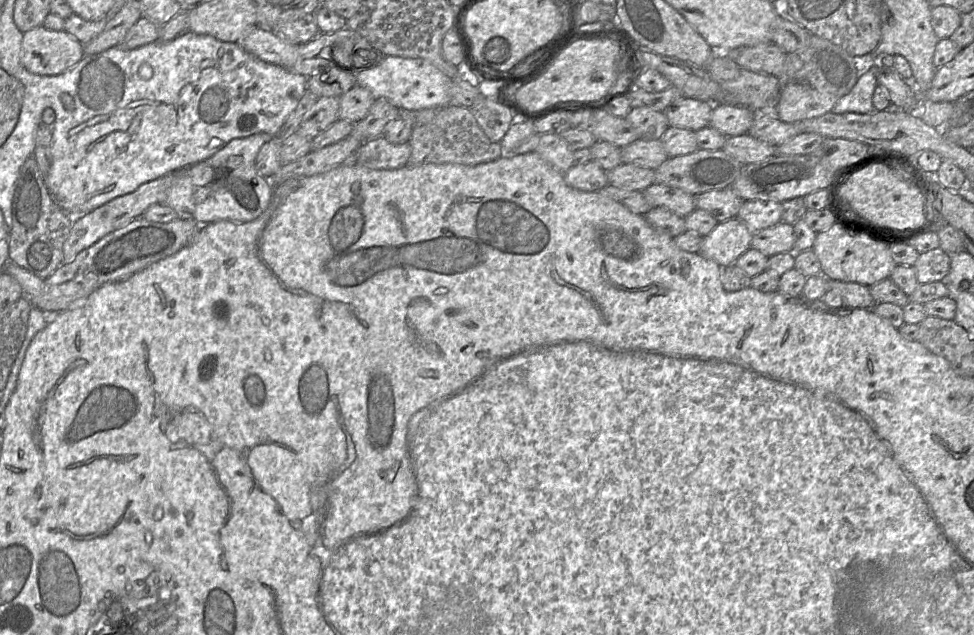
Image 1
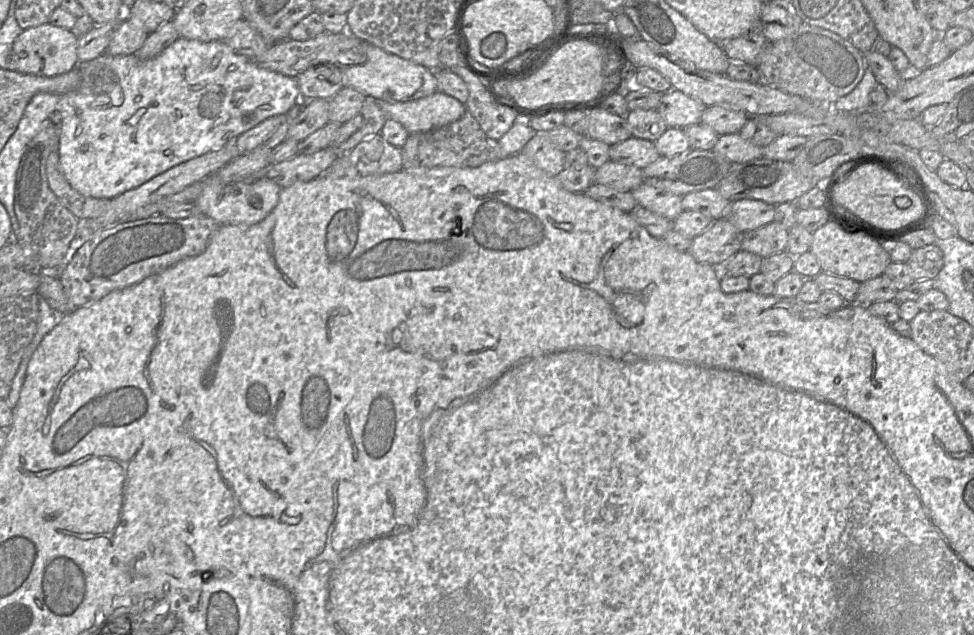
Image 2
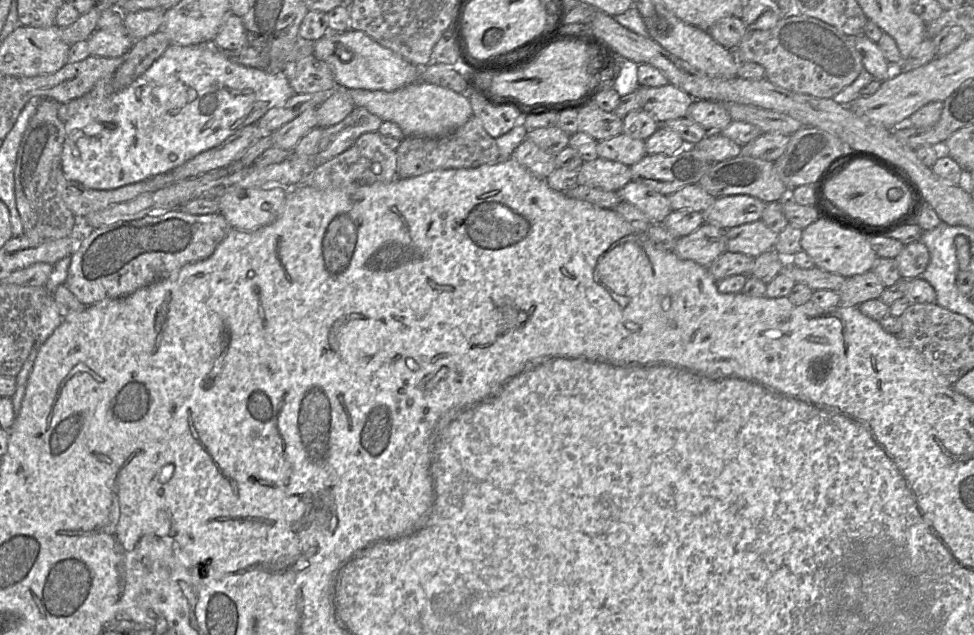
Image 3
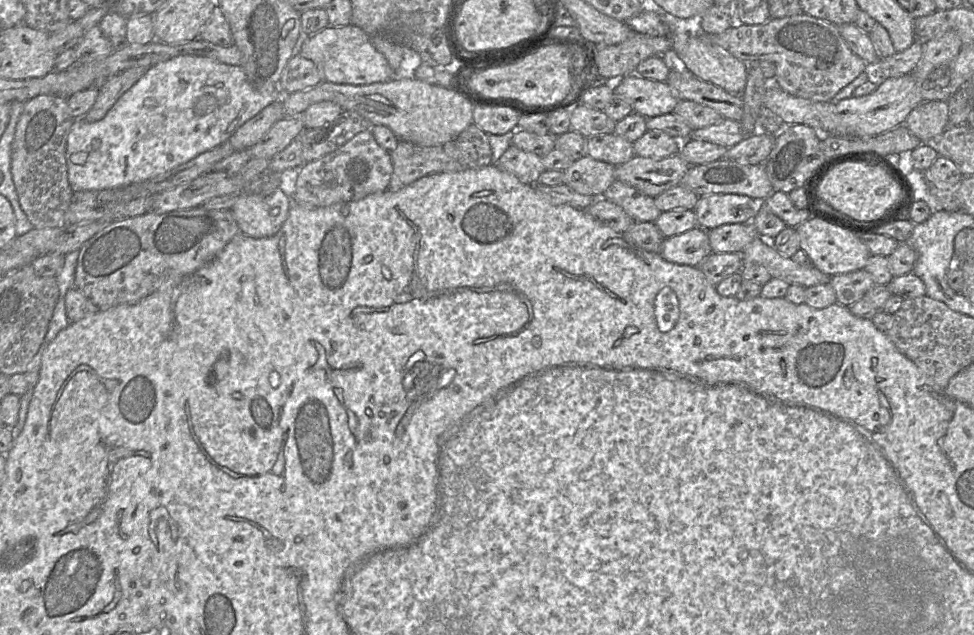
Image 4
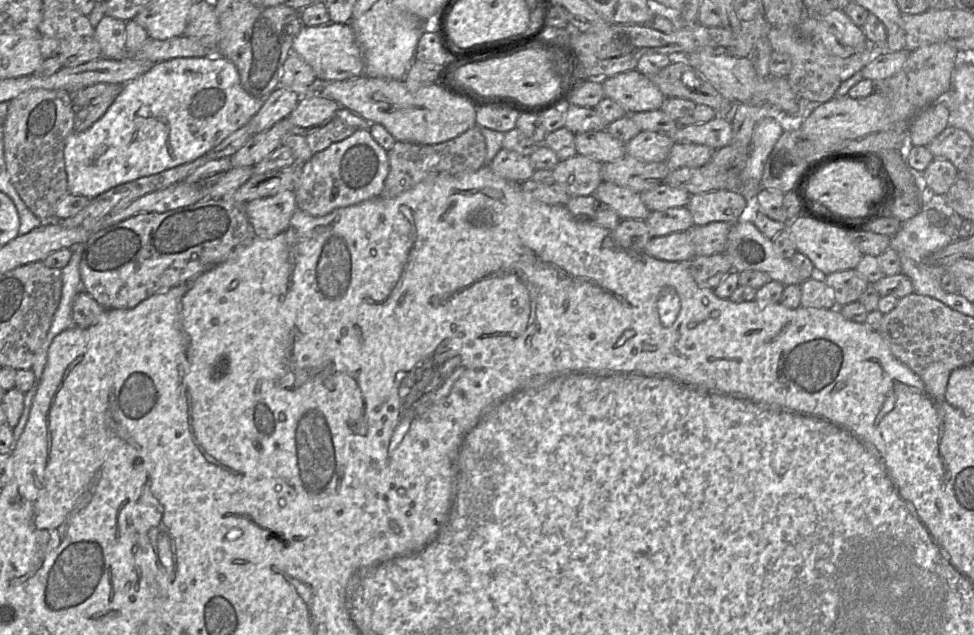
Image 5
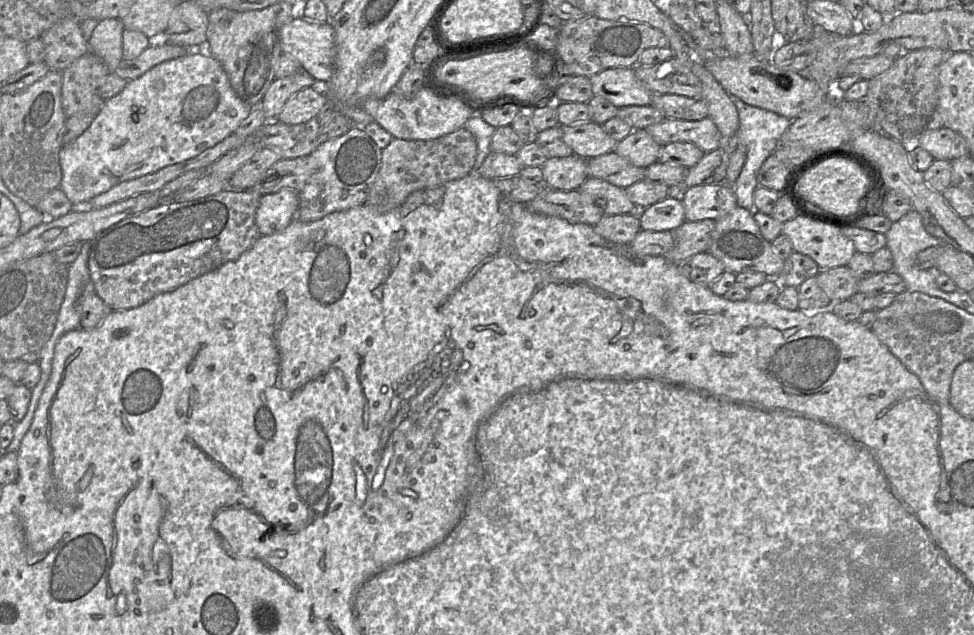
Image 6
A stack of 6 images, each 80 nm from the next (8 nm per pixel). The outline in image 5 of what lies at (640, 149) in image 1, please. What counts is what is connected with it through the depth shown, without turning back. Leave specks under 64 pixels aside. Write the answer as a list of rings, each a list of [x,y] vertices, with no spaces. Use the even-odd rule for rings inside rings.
[[[606,130],[576,133],[575,146],[579,155],[603,164],[615,162],[626,155],[626,144]]]

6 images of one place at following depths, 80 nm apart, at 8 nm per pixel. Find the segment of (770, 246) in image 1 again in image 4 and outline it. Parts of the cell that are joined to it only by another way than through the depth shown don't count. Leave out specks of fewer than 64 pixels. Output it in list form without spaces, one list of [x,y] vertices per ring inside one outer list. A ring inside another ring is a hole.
[[[752,223],[724,224],[707,231],[714,253],[742,253],[744,248],[759,236]]]

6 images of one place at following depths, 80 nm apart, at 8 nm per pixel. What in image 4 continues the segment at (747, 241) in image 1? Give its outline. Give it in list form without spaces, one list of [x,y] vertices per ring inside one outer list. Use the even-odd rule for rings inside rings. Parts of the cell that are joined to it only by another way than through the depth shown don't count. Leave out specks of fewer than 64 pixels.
[[[696,226],[682,234],[665,237],[659,253],[669,262],[698,267],[712,253],[708,232]]]

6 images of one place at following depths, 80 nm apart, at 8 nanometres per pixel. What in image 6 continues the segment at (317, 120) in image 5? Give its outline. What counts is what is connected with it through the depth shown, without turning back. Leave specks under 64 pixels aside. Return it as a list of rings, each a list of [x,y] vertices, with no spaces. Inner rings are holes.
[[[306,87],[288,99],[276,120],[291,125],[305,123],[328,106],[329,99],[322,87]]]

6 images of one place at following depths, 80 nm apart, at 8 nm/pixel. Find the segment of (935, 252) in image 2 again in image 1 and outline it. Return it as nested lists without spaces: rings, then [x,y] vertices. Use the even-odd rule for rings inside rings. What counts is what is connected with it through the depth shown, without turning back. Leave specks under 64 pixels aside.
[[[941,248],[919,254],[913,265],[919,285],[942,281],[950,271],[950,256]]]

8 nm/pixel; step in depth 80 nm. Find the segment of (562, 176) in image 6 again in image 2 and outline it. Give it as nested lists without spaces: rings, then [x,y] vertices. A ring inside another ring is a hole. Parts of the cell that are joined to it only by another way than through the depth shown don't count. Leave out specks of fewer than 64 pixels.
[[[609,160],[595,170],[594,183],[620,192],[632,191],[643,183],[642,169]]]

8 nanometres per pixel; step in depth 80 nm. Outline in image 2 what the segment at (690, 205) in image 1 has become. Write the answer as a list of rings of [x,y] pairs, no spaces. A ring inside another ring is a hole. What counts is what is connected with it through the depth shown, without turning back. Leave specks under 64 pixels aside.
[[[642,183],[630,191],[637,202],[660,216],[674,221],[683,211],[682,196]]]

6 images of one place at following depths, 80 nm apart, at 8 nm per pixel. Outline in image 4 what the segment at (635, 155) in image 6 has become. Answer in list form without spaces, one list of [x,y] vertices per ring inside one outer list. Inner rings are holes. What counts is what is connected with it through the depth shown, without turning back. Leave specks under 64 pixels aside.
[[[647,130],[639,139],[633,142],[636,156],[649,158],[664,158],[677,153],[682,141],[658,130]]]

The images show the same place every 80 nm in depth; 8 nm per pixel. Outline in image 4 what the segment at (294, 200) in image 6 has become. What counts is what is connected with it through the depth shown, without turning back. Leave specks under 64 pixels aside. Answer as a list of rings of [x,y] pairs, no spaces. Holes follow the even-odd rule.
[[[277,188],[267,196],[239,196],[231,212],[241,233],[253,238],[264,238],[273,236],[280,230],[292,203],[292,197]]]

